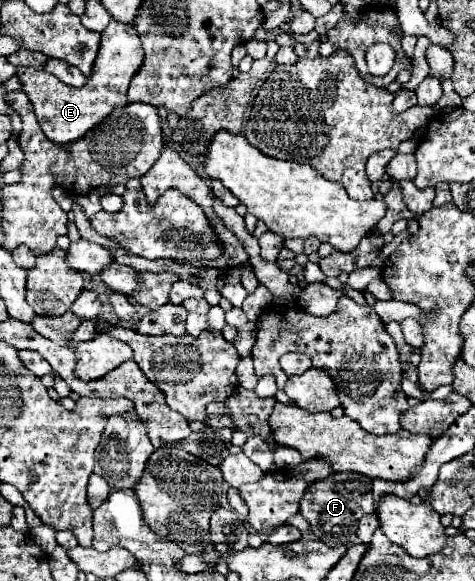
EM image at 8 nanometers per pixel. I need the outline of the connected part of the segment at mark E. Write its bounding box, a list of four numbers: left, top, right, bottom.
[16,19,144,145]

